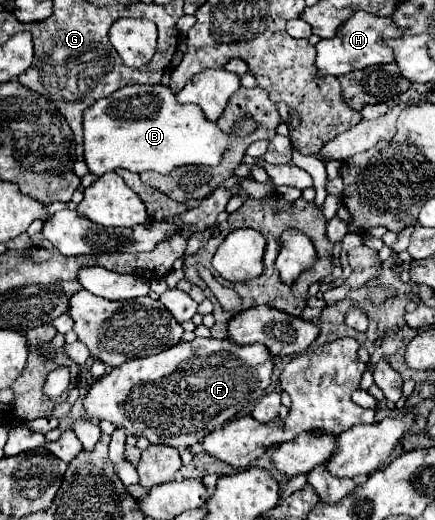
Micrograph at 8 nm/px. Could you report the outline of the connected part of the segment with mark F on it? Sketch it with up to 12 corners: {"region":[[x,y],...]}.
{"region":[[194,338],[92,382],[84,410],[184,450],[266,394],[262,344]]}

